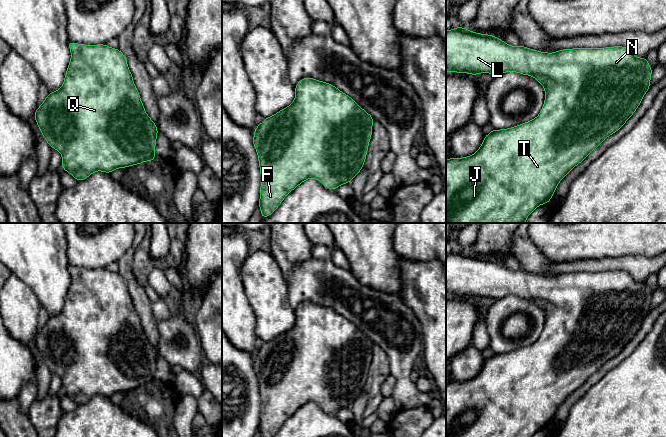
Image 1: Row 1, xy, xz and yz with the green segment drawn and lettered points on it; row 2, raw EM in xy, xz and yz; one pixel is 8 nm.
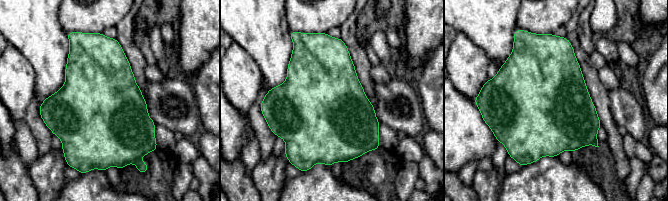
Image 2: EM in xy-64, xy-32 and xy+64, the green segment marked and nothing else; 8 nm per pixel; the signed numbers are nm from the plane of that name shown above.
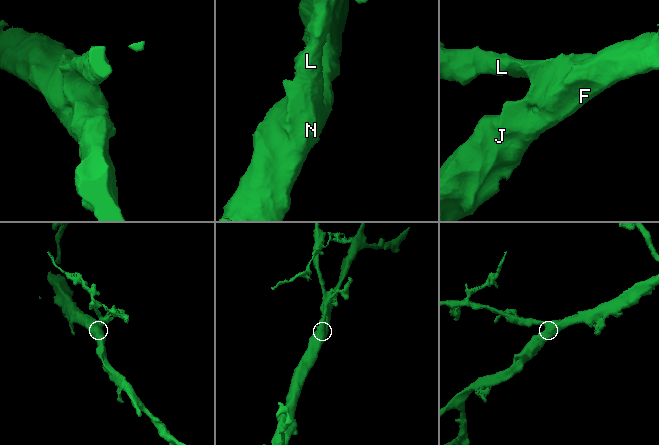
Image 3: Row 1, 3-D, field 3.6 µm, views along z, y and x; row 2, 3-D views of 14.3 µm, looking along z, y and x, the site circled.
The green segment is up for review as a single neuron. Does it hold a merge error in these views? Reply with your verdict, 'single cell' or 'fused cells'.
single cell

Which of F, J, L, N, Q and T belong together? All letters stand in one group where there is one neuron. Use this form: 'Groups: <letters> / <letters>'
Groups: F J L N Q T

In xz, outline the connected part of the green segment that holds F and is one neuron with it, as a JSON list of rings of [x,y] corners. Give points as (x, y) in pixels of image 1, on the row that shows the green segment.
[[[304,77],[294,87],[293,103],[264,118],[254,130],[252,143],[258,154],[261,174],[258,206],[262,219],[272,215],[284,198],[307,179],[315,178],[330,190],[337,190],[340,185],[349,184],[363,168],[372,136],[374,118],[333,84]]]

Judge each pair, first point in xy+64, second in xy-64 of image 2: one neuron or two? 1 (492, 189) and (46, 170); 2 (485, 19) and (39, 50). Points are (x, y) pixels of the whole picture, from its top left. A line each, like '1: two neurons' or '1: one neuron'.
1: one neuron
2: one neuron

